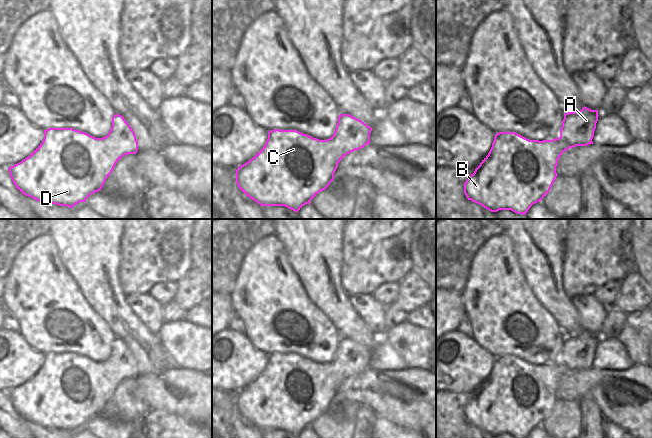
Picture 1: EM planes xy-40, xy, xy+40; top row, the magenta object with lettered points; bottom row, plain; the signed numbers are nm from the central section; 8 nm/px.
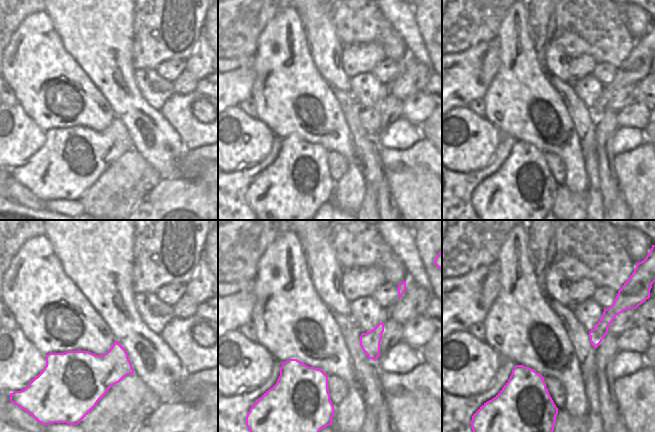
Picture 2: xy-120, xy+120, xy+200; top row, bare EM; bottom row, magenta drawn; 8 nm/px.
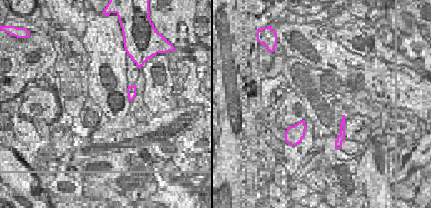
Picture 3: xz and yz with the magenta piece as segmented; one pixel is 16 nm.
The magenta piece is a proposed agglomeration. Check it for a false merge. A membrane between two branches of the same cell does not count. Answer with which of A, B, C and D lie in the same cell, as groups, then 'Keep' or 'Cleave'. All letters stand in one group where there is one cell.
Groups: A B C D. Keep.

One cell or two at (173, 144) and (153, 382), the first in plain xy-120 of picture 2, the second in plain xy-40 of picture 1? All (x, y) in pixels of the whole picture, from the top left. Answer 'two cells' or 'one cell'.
two cells

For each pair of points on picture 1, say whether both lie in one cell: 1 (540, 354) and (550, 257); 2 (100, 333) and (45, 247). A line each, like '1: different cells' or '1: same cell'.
1: different cells
2: same cell

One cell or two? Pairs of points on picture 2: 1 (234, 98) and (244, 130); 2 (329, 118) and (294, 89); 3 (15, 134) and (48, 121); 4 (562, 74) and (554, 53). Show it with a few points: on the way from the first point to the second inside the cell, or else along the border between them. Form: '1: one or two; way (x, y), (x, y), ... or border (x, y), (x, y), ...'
1: two; border (237, 106), (231, 106), (228, 109)
2: one; way (325, 107), (319, 97), (305, 91)
3: two; border (22, 107), (45, 131)
4: one; way (559, 69), (556, 58)

